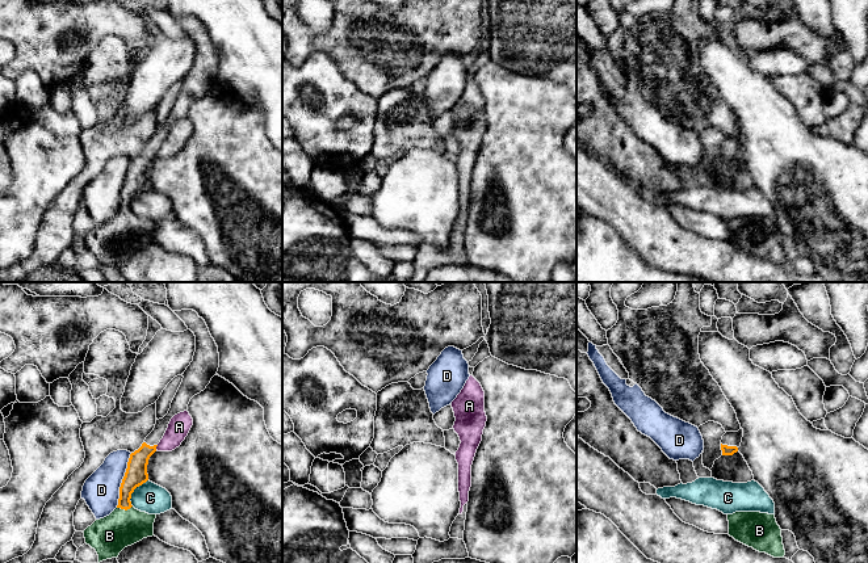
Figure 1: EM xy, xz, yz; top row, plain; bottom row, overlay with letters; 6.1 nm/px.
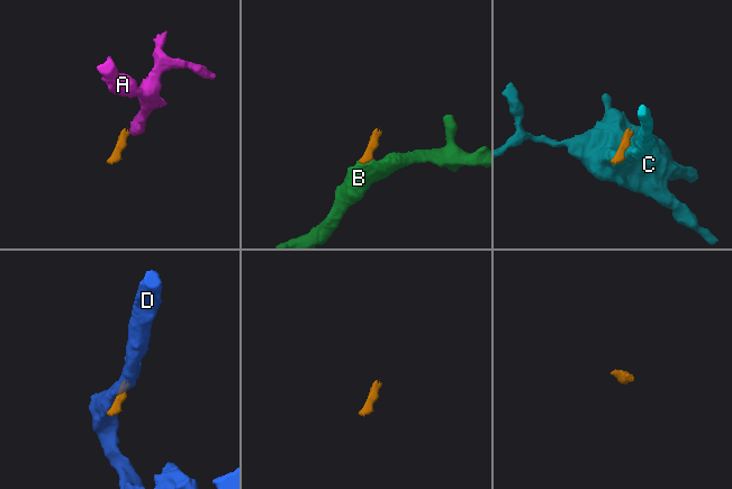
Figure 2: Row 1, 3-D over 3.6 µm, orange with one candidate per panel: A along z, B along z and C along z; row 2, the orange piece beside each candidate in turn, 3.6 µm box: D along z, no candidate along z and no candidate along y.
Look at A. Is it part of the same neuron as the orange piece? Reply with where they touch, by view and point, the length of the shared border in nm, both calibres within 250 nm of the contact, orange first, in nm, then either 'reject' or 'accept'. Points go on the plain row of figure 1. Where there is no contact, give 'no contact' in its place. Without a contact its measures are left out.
meets orange in xy at (155, 154); contact 40 nm long; 140 nm thick on the orange side, 140 nm on the other; reject

